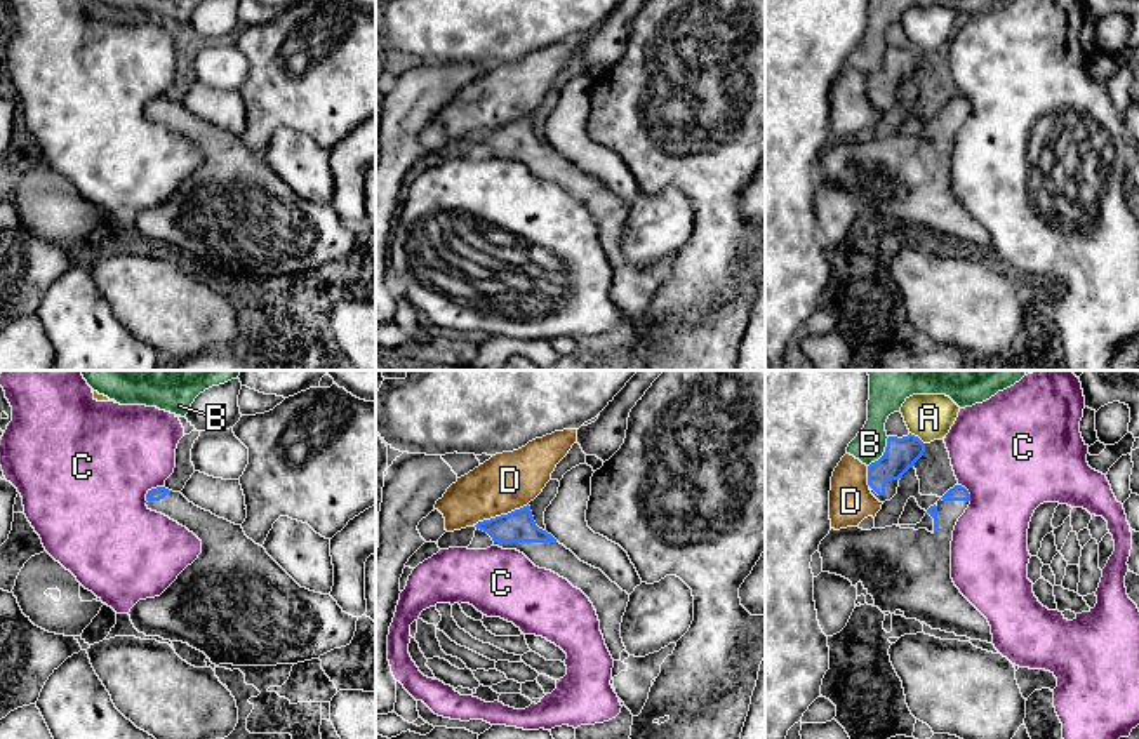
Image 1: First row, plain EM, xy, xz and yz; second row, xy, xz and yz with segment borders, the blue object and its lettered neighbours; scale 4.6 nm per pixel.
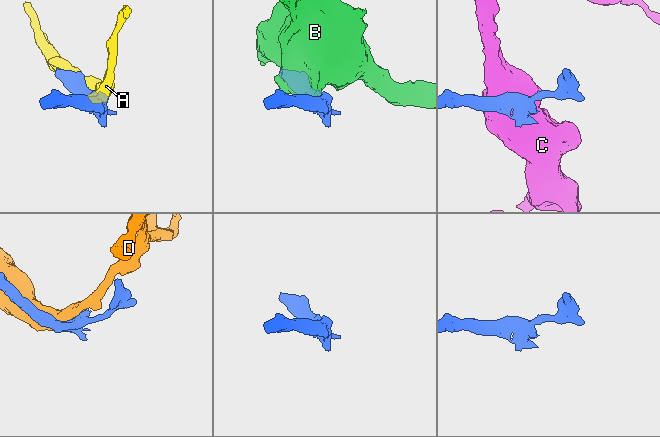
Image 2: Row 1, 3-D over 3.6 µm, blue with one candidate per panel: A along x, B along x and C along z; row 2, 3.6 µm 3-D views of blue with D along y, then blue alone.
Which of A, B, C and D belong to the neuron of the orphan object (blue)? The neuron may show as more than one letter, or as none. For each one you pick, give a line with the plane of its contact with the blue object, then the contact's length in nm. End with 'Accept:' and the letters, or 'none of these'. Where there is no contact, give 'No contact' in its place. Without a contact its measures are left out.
Accept: none of these

